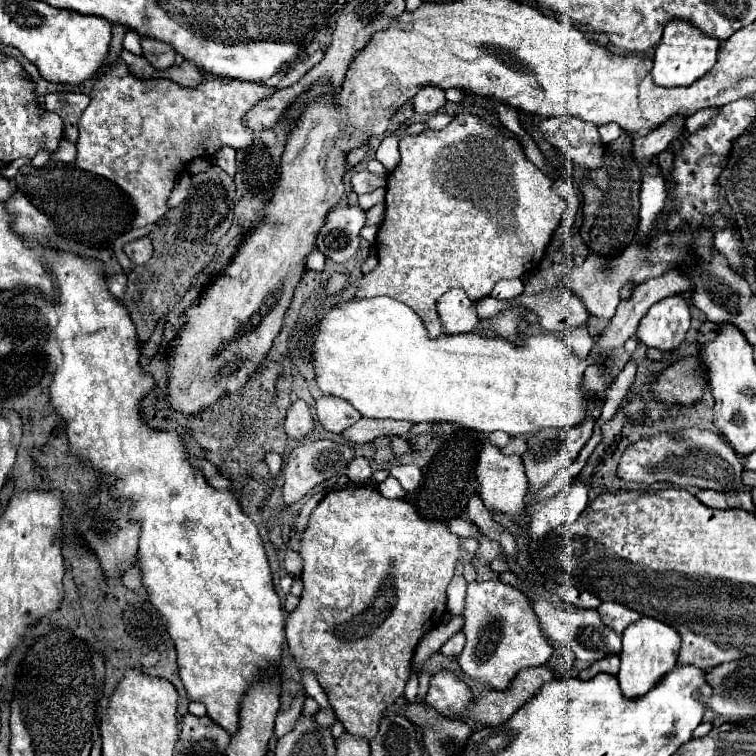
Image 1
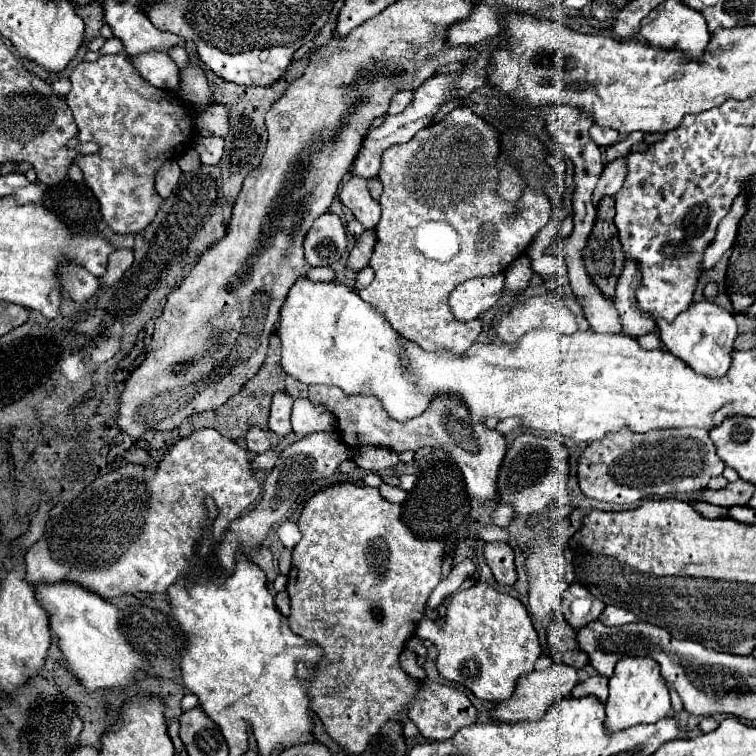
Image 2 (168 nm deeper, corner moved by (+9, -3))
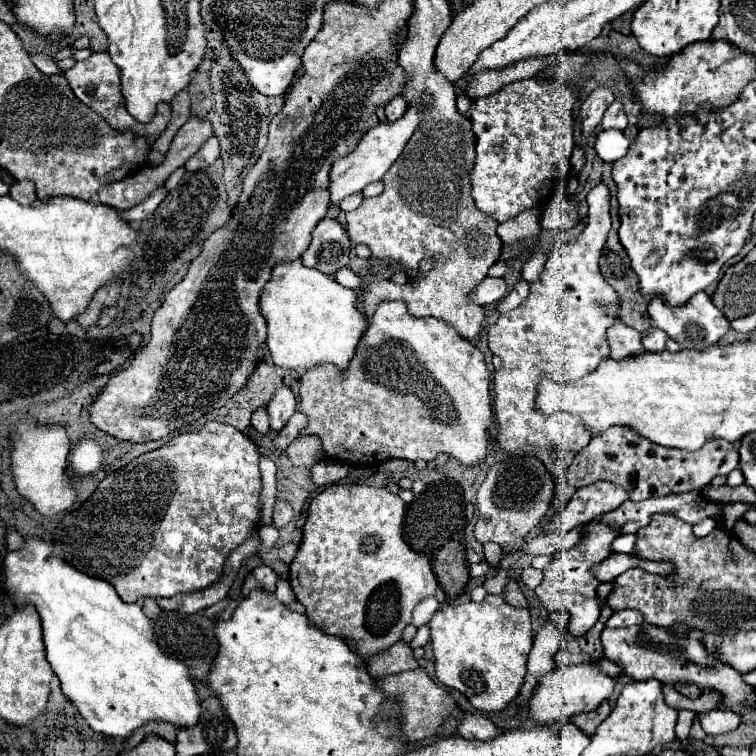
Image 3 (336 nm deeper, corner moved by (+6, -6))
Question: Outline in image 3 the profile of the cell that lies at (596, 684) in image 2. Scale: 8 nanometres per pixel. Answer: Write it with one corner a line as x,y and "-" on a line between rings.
605,701
595,713
581,713
581,715
575,715
571,719
573,725
579,725
587,735
593,735
595,729
599,727
601,721
605,721
605,717
611,713
611,705

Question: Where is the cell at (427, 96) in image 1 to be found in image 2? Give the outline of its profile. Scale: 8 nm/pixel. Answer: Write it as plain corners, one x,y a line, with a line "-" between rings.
402,90
402,92
398,92
398,94
392,98
392,102
390,102
388,114
400,114
400,112
408,106
408,102
412,102
412,90

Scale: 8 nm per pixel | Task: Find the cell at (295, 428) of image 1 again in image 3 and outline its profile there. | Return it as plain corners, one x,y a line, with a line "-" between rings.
291,387
277,389
277,393
273,395
273,399
267,405
271,429
279,431
289,421
289,417
295,413
295,409
297,409
297,399
295,399

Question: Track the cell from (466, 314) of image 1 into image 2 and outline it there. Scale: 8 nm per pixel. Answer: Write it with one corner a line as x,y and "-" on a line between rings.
504,274
472,278
470,282
458,286
448,296
448,306
456,320
470,322
488,308
492,308
500,300
502,290
504,290

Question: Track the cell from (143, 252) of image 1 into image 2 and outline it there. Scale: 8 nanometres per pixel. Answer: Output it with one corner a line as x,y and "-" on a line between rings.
130,248
114,250
108,258
108,270
102,276
102,284
104,286
116,284
122,278
122,274
132,266
132,262
134,262
134,250
130,250

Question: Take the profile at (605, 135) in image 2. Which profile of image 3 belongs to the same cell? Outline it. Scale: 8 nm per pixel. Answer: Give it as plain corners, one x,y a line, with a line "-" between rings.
617,99
613,105
607,107
605,115
603,115
603,121
601,121
601,127
603,129
619,129
623,131
627,127
627,115
625,115
625,107
623,103

